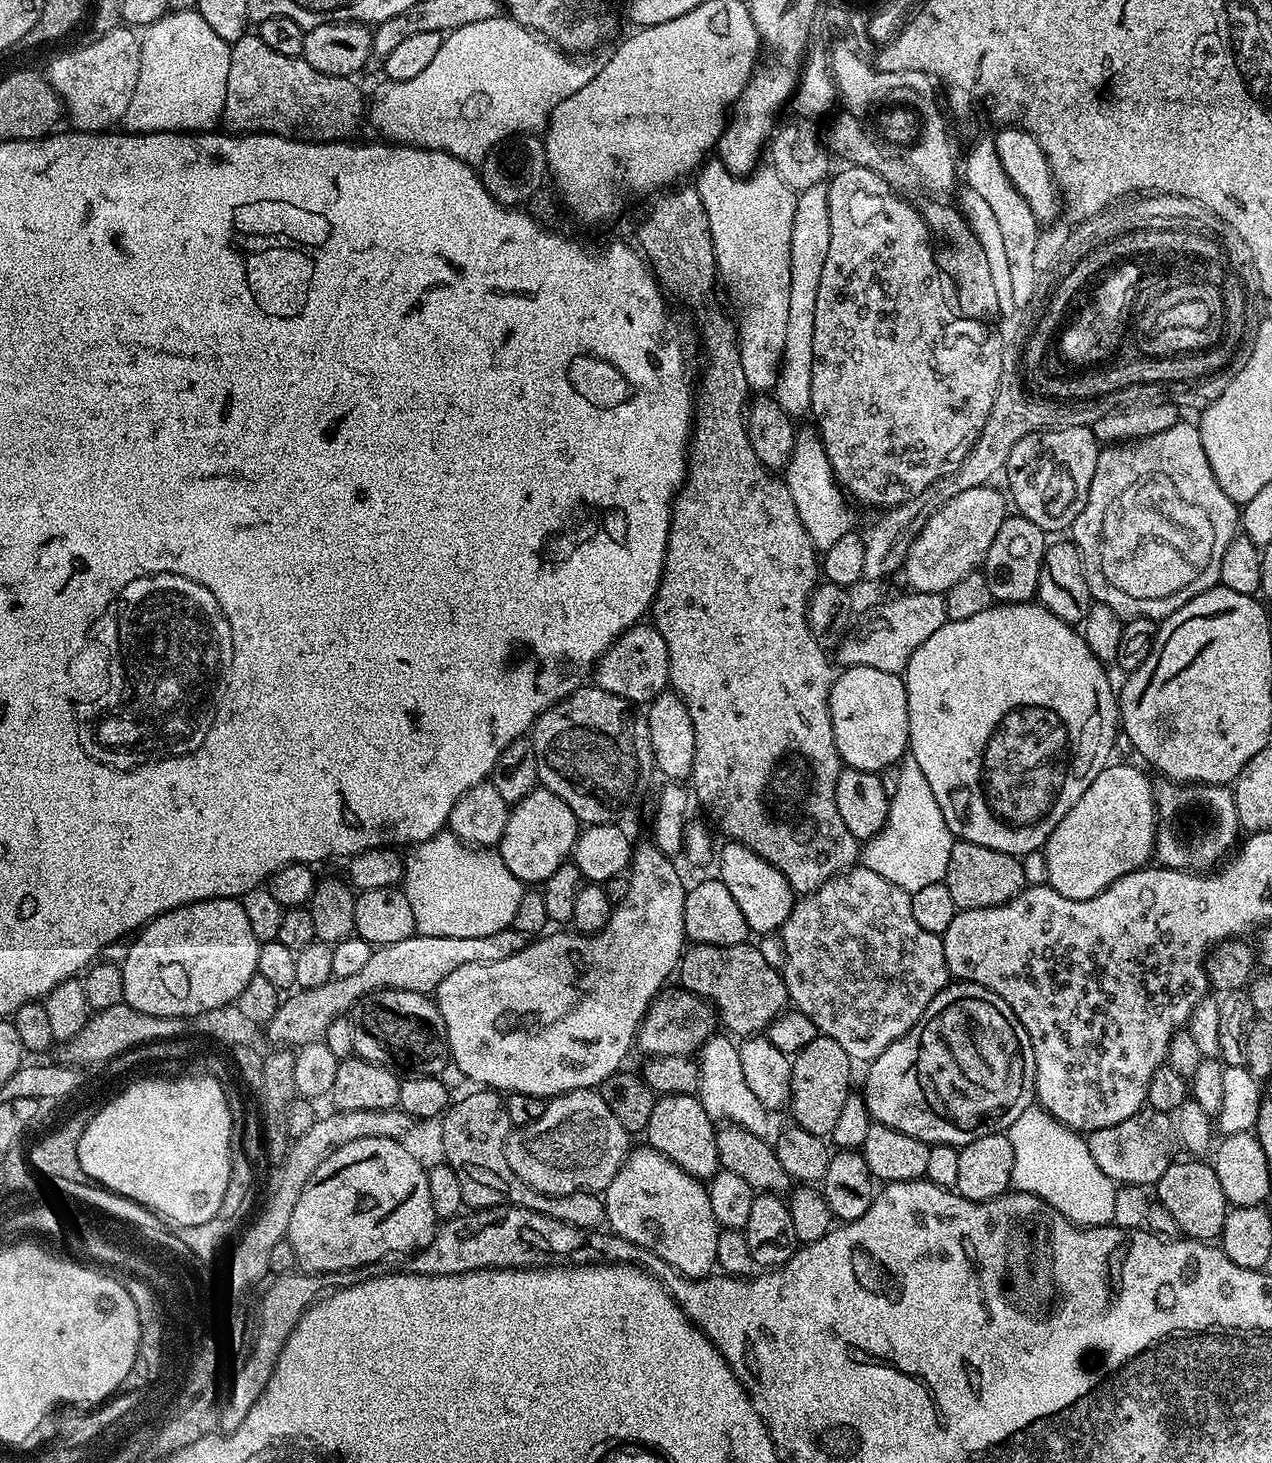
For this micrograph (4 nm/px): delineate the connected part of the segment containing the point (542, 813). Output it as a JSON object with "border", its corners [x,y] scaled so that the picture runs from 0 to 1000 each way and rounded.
{"border":[[[423,537],[414,545],[402,550],[398,562],[398,567],[395,570],[392,582],[395,589],[398,589],[398,595],[404,597],[413,605],[425,606],[432,602],[449,586],[450,580],[456,571],[457,563],[451,554],[439,543],[432,539]]]}

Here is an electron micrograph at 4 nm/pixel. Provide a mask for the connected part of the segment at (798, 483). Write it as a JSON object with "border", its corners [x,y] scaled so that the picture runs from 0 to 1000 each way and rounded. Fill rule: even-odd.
{"border":[[[630,295],[627,297],[618,321],[618,330],[621,340],[624,340],[624,346],[627,346],[627,354],[631,354],[631,358],[634,360],[634,364],[642,371],[642,375],[649,376],[656,373],[656,370],[659,370],[662,365],[671,363],[670,350],[667,348],[665,337],[655,324],[653,313],[649,312],[648,303],[641,295]]]}

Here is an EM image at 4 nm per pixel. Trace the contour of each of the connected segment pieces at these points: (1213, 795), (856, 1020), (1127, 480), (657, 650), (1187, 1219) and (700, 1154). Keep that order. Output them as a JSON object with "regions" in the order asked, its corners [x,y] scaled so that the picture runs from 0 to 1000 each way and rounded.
{"regions":[[[[912,535],[907,541],[909,556],[914,564],[909,567],[907,588],[910,591],[947,597],[955,594],[969,582],[972,571],[976,571],[976,567],[968,538]]],[[[671,592],[643,609],[630,612],[612,642],[616,645],[615,666],[620,684],[640,699],[644,707],[656,710],[673,726],[688,725],[697,715],[711,708],[725,696],[728,688],[747,672],[742,643],[737,638],[722,633],[716,612],[678,592]]],[[[925,288],[923,291],[920,291],[920,294],[914,294],[914,297],[874,302],[866,306],[863,319],[860,319],[860,327],[857,329],[854,346],[851,346],[851,351],[844,354],[841,362],[841,368],[849,377],[852,385],[852,394],[859,411],[873,414],[873,417],[876,417],[881,422],[899,422],[911,425],[915,422],[923,420],[923,417],[932,414],[936,409],[957,401],[959,399],[961,379],[964,379],[964,373],[967,373],[967,370],[973,365],[973,346],[962,337],[961,332],[958,332],[958,327],[954,327],[954,321],[951,321],[951,316],[945,305],[943,292],[939,289],[931,289]]],[[[508,425],[494,429],[469,451],[465,462],[470,470],[489,476],[498,482],[513,481],[524,472],[527,468],[526,444],[524,444],[523,437],[515,427]]],[[[930,792],[921,794],[916,802],[908,808],[908,820],[917,826],[923,833],[927,841],[935,848],[953,849],[958,846],[965,831],[967,824],[964,816],[961,816],[961,811],[958,802],[952,795],[943,792]]],[[[520,748],[517,751],[511,767],[508,772],[509,781],[515,787],[519,787],[524,793],[530,794],[539,802],[551,808],[559,807],[567,800],[565,786],[563,783],[564,769],[560,763],[555,761],[550,748]]]]}

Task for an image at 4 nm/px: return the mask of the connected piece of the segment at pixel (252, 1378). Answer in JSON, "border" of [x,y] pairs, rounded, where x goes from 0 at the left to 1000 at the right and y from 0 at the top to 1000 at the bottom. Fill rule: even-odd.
{"border":[[[276,867],[271,869],[259,869],[257,871],[226,871],[221,871],[211,880],[211,884],[208,886],[208,895],[203,897],[203,910],[200,913],[197,926],[185,936],[184,940],[181,943],[181,948],[178,949],[179,958],[172,960],[172,978],[176,980],[182,980],[187,975],[190,975],[190,972],[193,969],[193,967],[197,967],[197,961],[200,961],[200,958],[203,958],[203,956],[209,950],[209,945],[212,945],[212,939],[215,939],[215,934],[219,931],[219,928],[222,925],[222,923],[225,920],[225,917],[228,915],[228,912],[231,909],[231,906],[235,904],[237,900],[245,893],[249,887],[254,887],[259,882],[267,880],[274,880],[276,878],[281,878],[285,874],[285,869],[282,867]]]}

